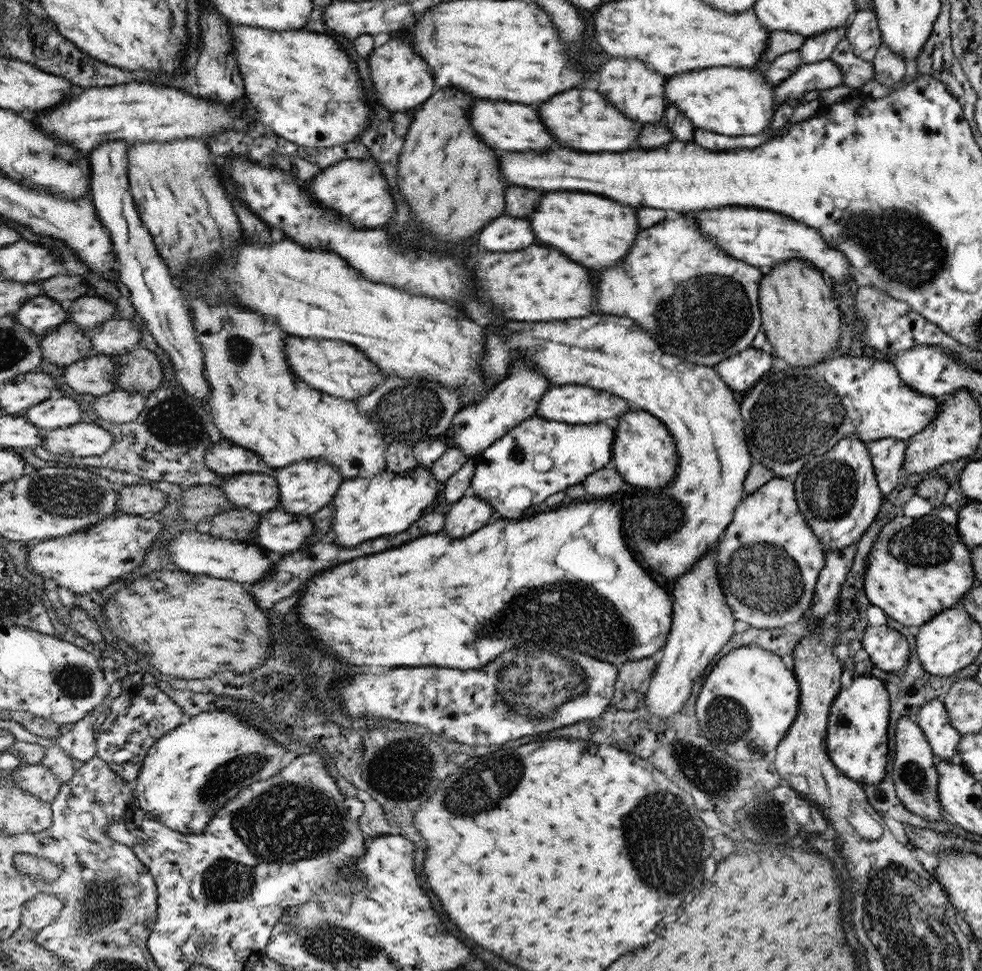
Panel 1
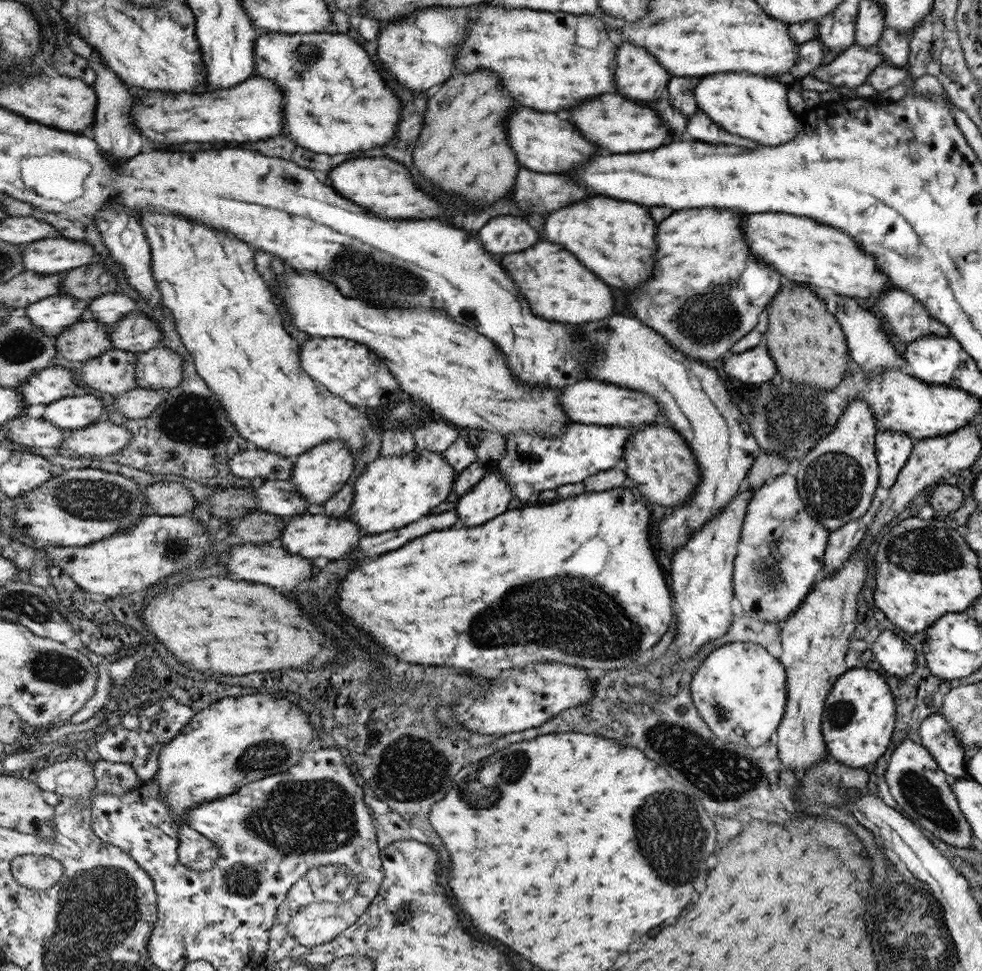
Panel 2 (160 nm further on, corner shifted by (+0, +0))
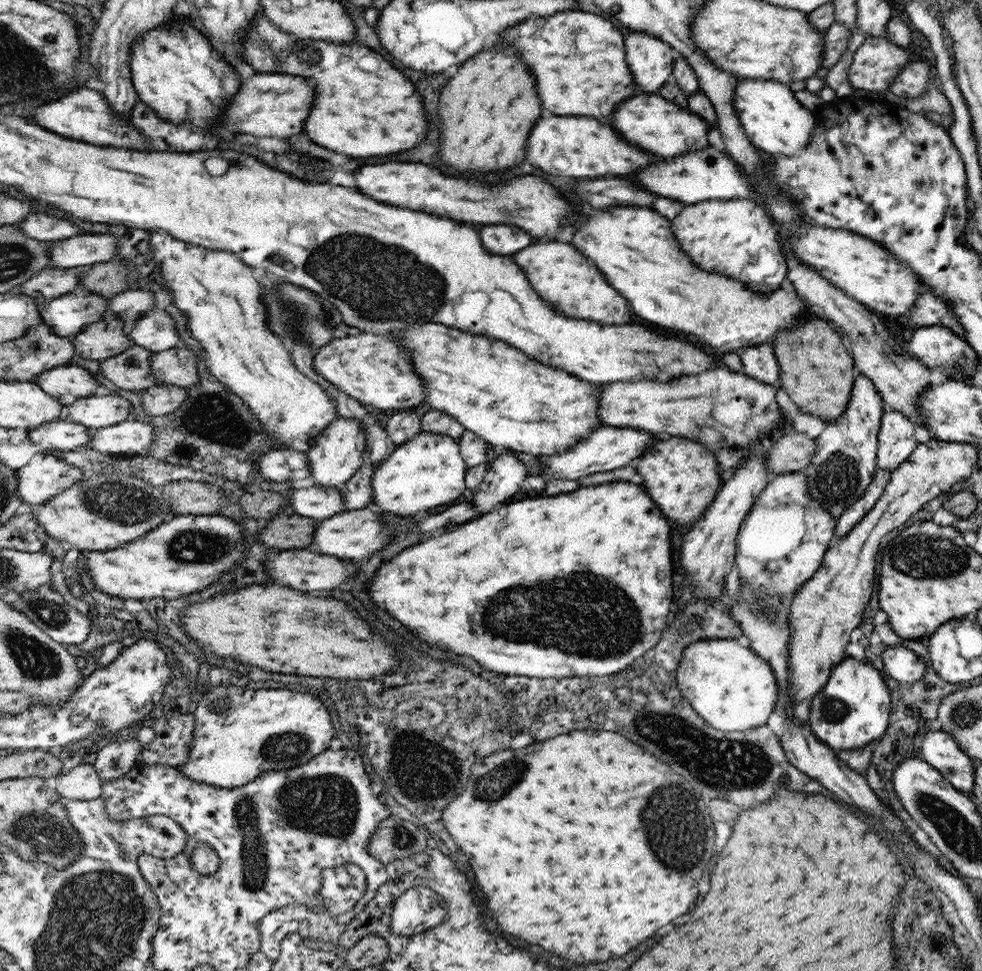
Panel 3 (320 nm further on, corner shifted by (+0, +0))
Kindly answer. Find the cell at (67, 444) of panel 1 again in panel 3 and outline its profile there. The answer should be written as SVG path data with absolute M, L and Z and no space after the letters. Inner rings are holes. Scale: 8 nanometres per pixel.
M129 418L114 427L92 430L90 448L107 455L144 455L155 436L152 424Z

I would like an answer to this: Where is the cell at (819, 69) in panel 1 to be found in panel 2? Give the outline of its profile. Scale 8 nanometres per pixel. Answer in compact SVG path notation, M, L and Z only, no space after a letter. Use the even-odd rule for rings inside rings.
M854 44L840 50L834 61L828 65L821 64L811 74L818 80L849 90L865 84L867 76L884 60L877 44L871 47Z

